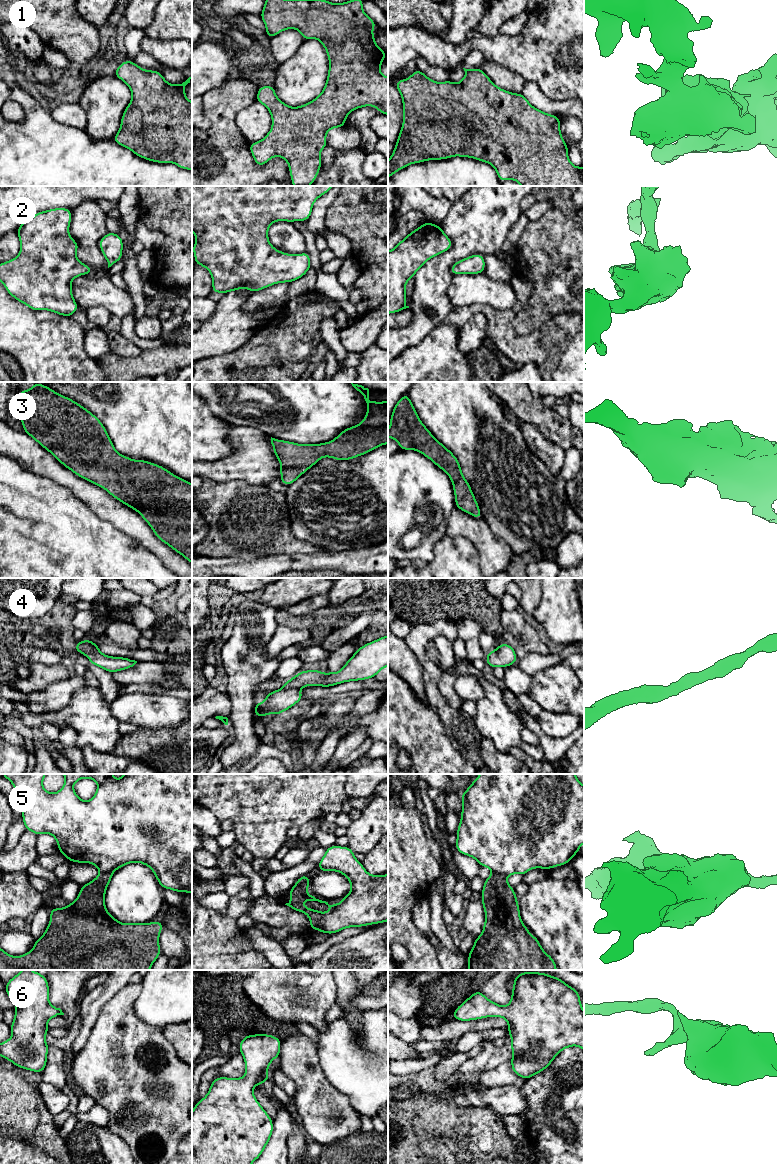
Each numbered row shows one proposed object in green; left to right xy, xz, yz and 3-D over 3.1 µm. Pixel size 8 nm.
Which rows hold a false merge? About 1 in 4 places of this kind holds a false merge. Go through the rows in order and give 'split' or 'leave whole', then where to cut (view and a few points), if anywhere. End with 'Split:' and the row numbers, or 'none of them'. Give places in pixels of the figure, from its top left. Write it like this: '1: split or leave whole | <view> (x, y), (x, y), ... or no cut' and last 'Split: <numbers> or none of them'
1: leave whole | no cut
2: leave whole | no cut
3: leave whole | no cut
4: leave whole | no cut
5: split | xz (295, 883), (299, 884), (305, 891)
6: leave whole | no cut
Split: 5

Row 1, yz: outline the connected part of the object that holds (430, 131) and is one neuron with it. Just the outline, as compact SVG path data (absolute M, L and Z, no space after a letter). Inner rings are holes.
M418 68L410 77L394 82L402 97L403 124L388 160L388 179L414 163L459 156L492 165L502 183L512 179L521 186L584 186L584 166L576 167L570 162L559 117L536 109L522 93L499 88L481 68L463 69L465 76L459 83L433 81Z

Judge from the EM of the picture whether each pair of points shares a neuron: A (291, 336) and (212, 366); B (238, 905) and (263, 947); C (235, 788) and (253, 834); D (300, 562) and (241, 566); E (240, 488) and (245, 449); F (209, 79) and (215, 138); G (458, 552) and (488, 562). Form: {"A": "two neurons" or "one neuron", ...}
{"A": "one neuron", "B": "two neurons", "C": "one neuron", "D": "one neuron", "E": "two neurons", "F": "two neurons", "G": "two neurons"}

